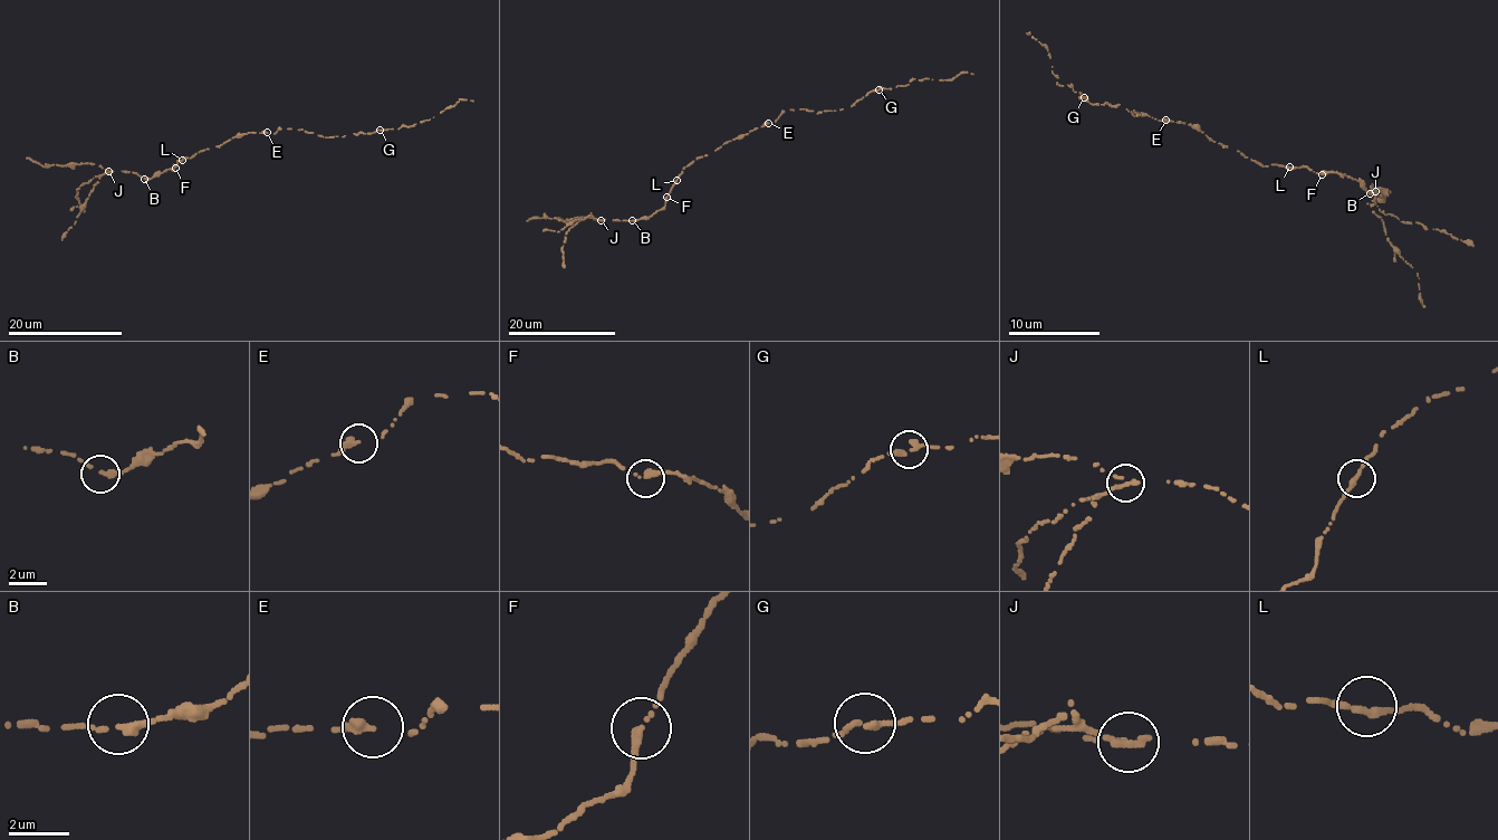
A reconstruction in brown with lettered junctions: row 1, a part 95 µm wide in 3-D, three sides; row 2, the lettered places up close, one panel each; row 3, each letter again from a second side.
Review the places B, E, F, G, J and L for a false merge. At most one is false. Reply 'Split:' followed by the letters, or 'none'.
Split: J

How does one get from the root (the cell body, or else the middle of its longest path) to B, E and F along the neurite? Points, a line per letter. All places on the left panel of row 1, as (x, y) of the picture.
B: (237, 136), (178, 161), (173, 170), (144, 179)
E: (237, 136), (267, 132)
F: (237, 136), (178, 161), (175, 168)

